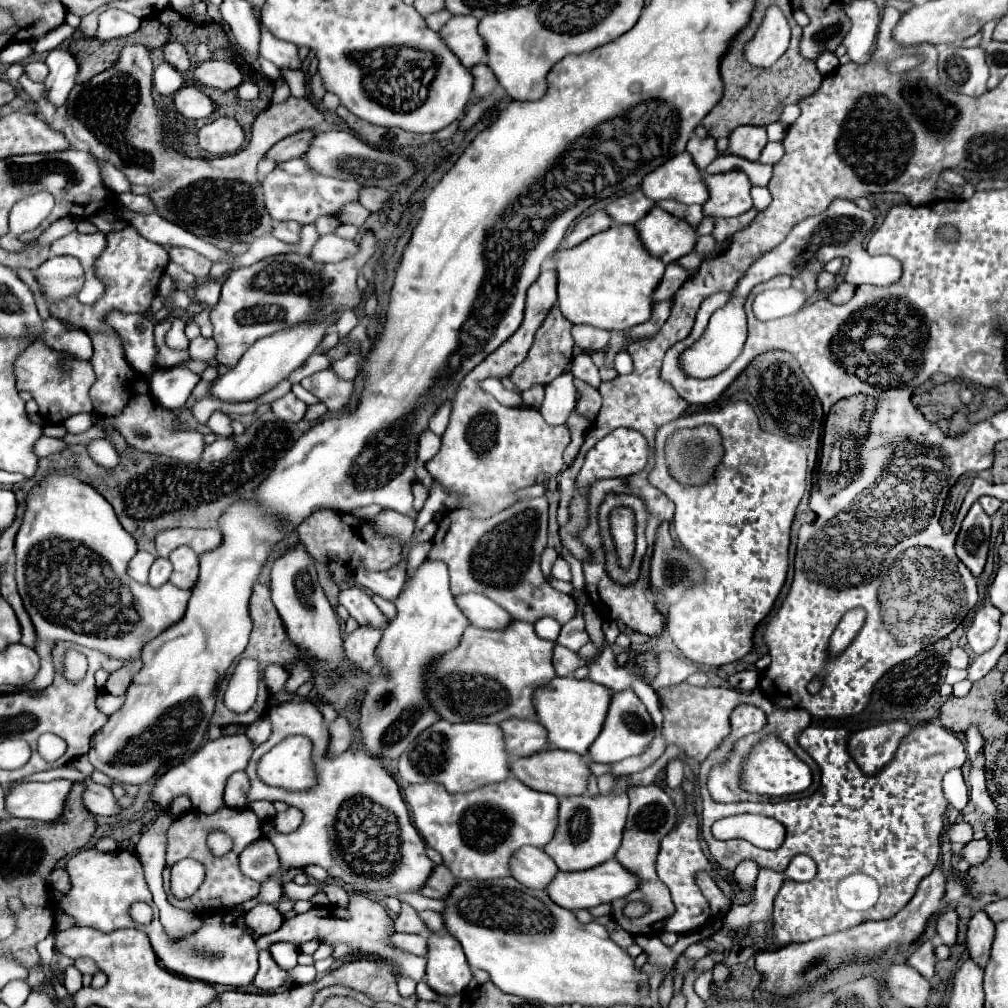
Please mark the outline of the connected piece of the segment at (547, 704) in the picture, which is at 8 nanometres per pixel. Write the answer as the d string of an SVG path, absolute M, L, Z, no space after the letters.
M553 678L547 686L539 686L533 694L533 706L537 712L539 724L547 728L547 740L549 746L577 752L577 754L587 754L589 746L593 740L599 736L607 706L611 700L611 690L595 684L591 680L577 680L577 678Z

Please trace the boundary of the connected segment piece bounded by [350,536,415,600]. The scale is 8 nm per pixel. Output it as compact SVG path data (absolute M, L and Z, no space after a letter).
M411 536L411 542L403 548L403 560L393 566L391 570L385 572L367 572L367 570L359 570L355 574L351 574L351 582L356 585L369 588L373 594L387 598L387 600L395 600L395 596L401 592L403 582L405 582L405 566L407 566L407 554L409 550L415 546L415 536Z

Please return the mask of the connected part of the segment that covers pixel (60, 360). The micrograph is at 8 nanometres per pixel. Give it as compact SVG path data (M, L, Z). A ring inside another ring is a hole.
M45 342L31 344L15 362L17 388L29 390L33 400L39 406L39 414L49 424L61 424L65 418L77 412L91 412L89 388L95 382L95 372L89 362L79 362L79 358L67 358L67 354L59 354L59 350L51 350Z

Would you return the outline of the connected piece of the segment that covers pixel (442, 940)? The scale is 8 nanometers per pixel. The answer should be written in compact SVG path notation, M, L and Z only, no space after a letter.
M431 934L427 952L427 984L441 996L461 994L473 974L459 942L445 934Z

